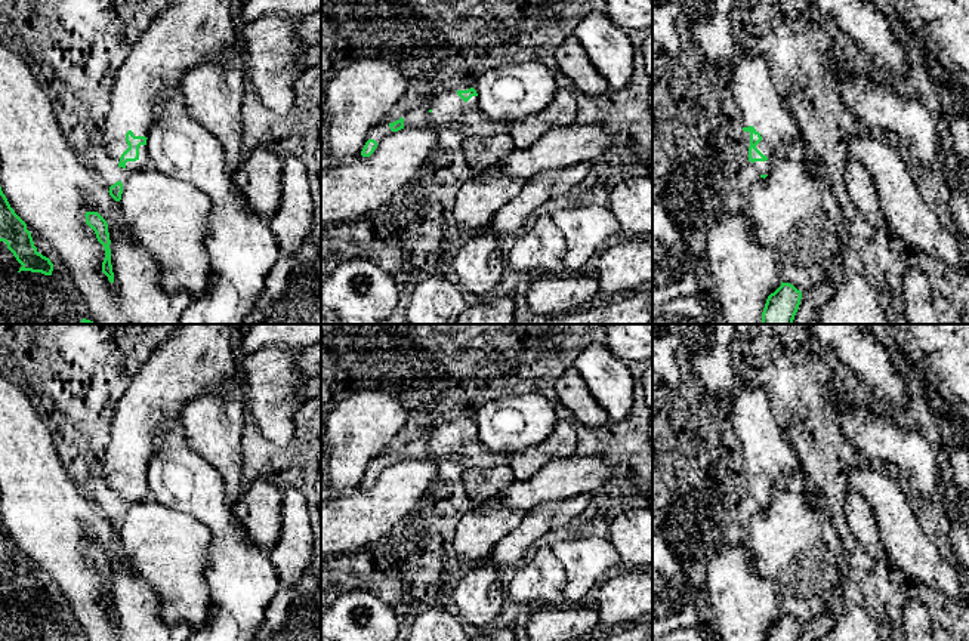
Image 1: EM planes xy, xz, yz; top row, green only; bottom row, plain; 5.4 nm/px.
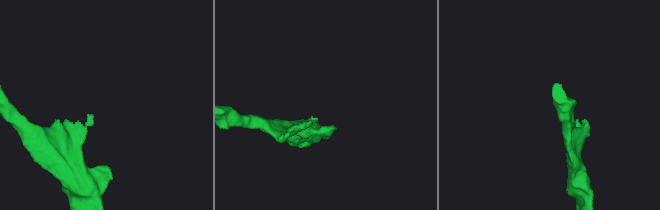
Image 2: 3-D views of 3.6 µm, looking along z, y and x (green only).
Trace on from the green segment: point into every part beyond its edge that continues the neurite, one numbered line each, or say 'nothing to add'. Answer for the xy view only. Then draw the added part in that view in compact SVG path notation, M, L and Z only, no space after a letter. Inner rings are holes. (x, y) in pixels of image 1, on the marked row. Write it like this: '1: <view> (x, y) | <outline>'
1: xy (187, 33) | M172 0L132 46L117 71L109 114L102 132L104 148L111 163L118 166L121 154L129 148L126 142L129 130L135 136L148 138L163 102L180 92L182 78L191 68L203 62L220 61L237 46L238 36L231 19L231 0Z

